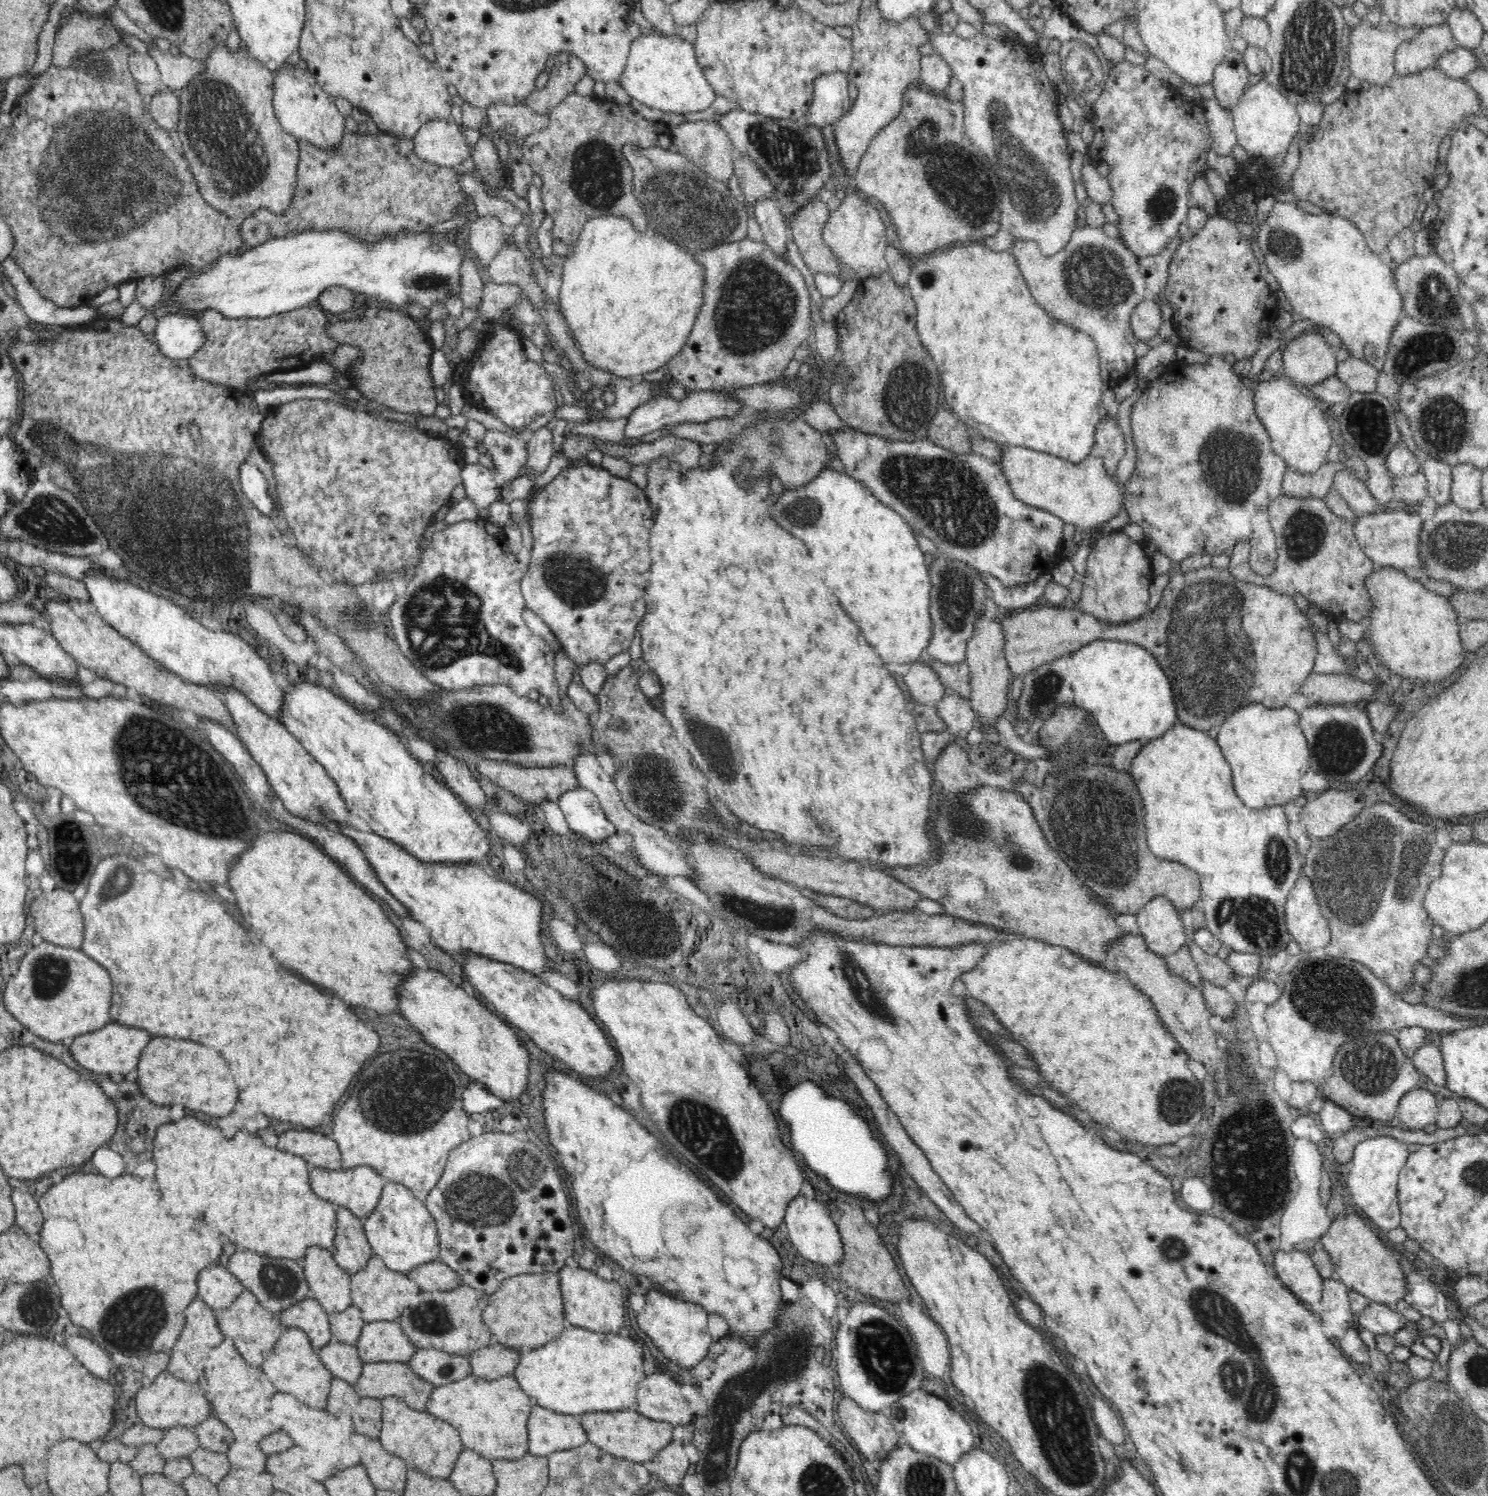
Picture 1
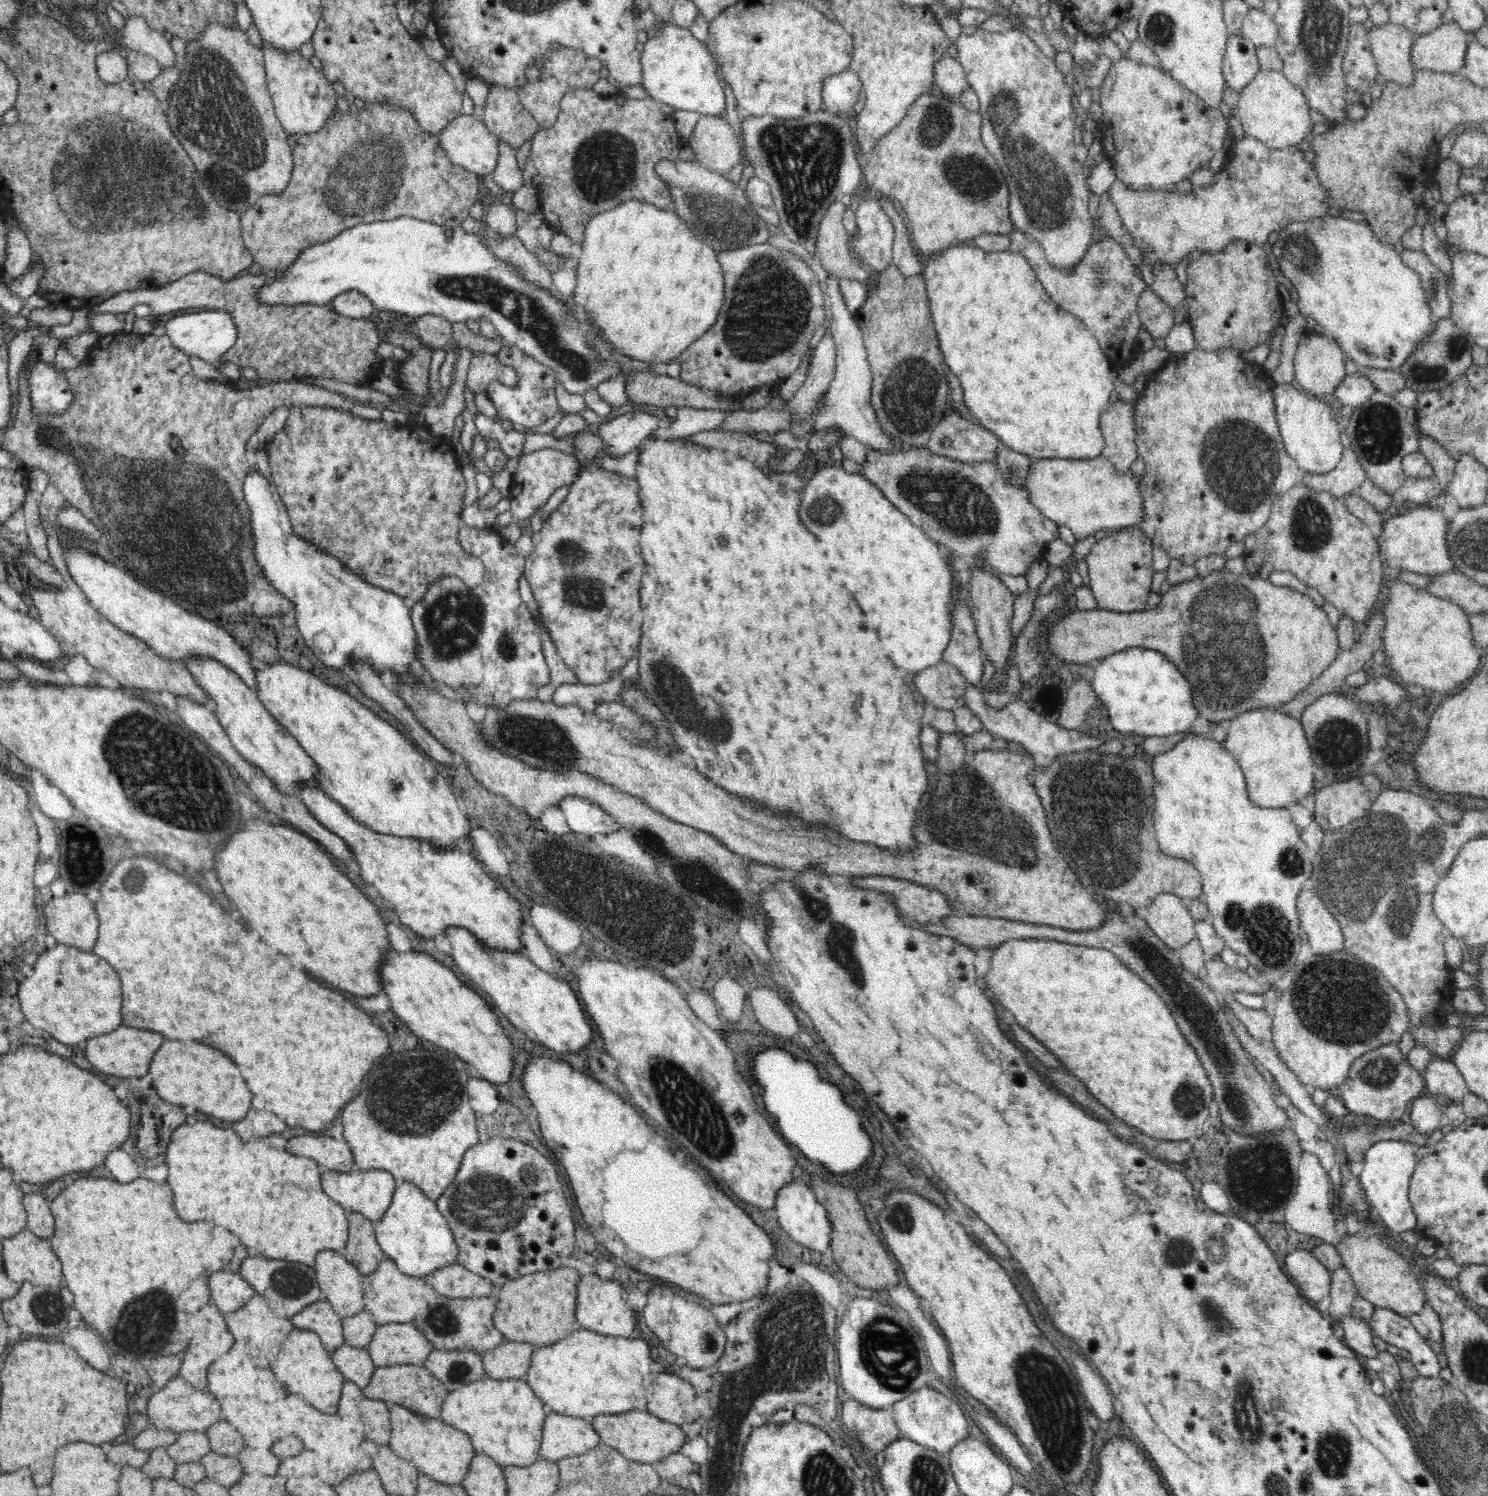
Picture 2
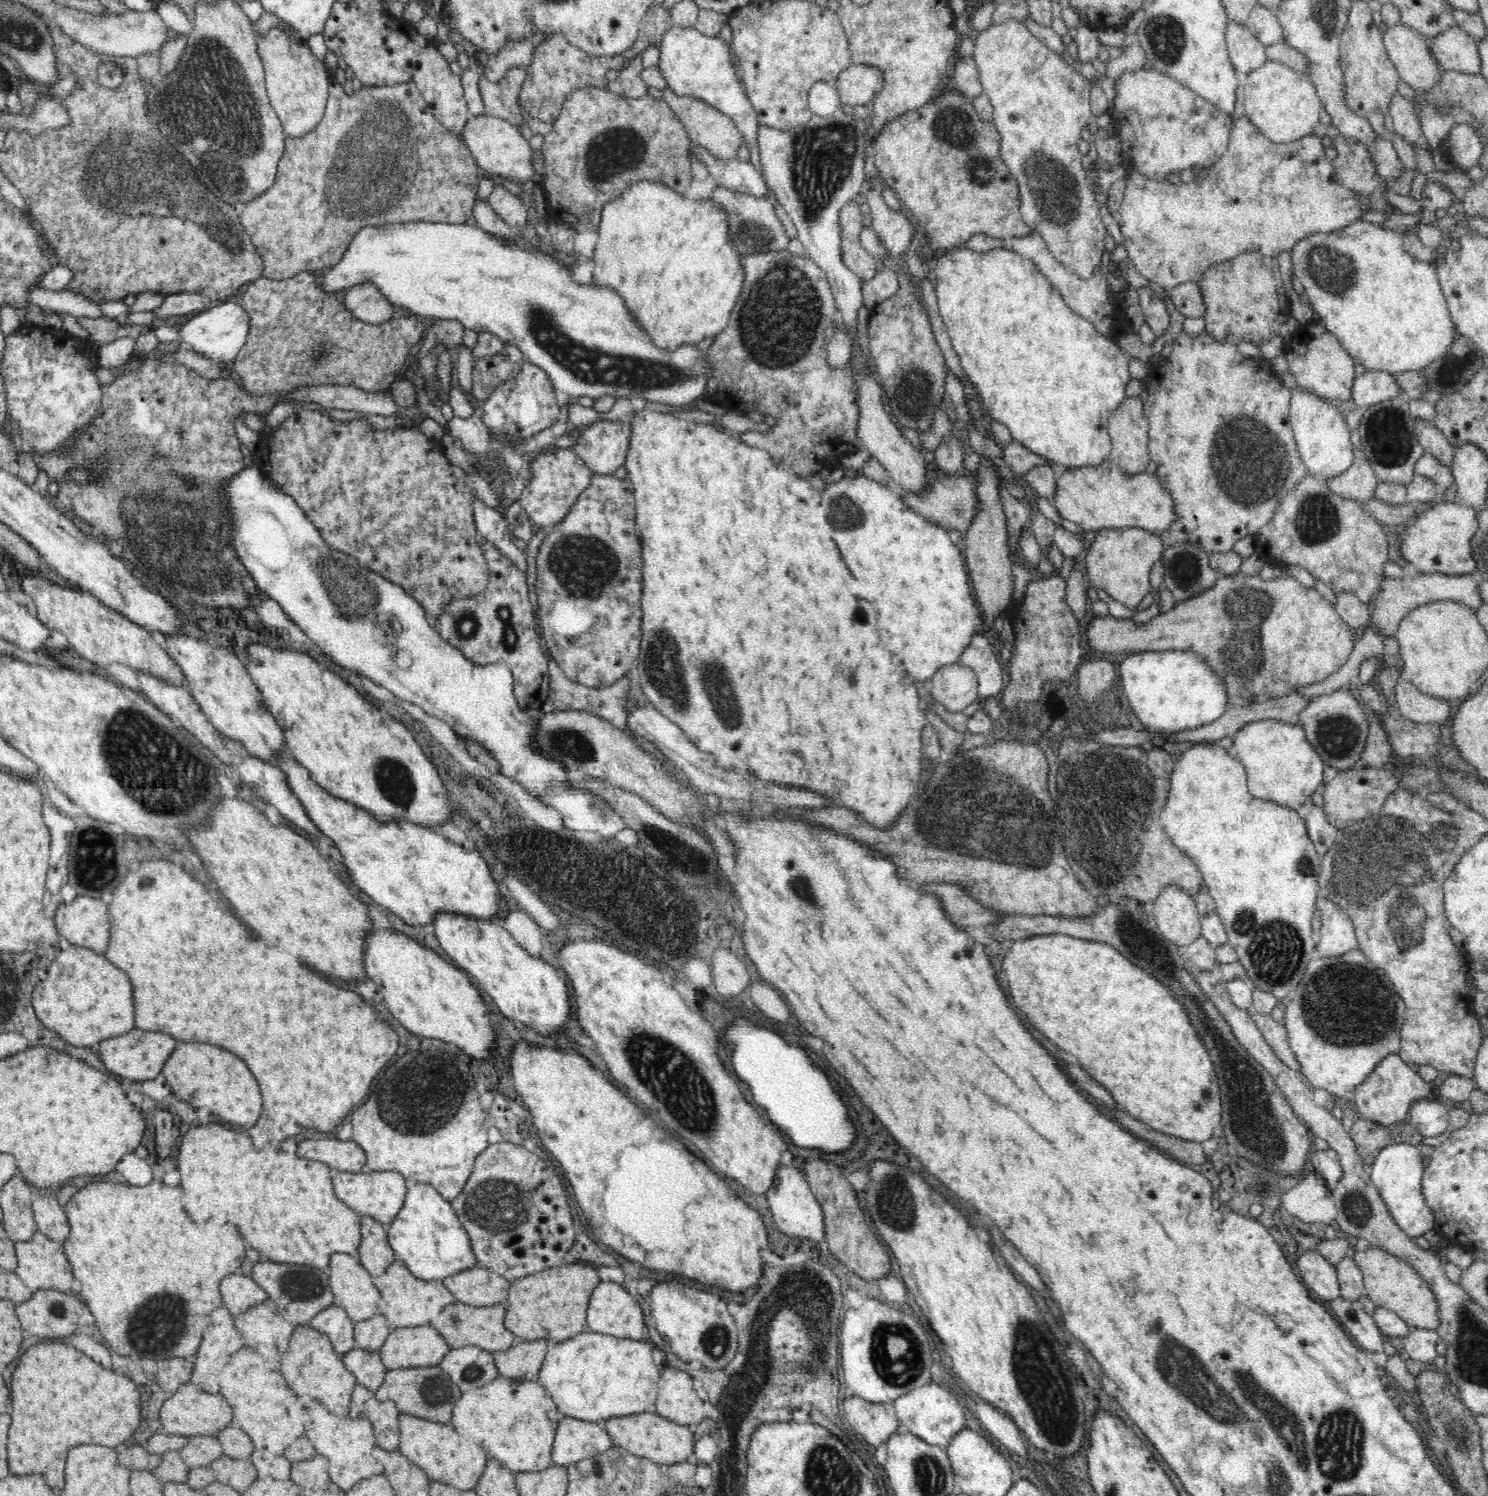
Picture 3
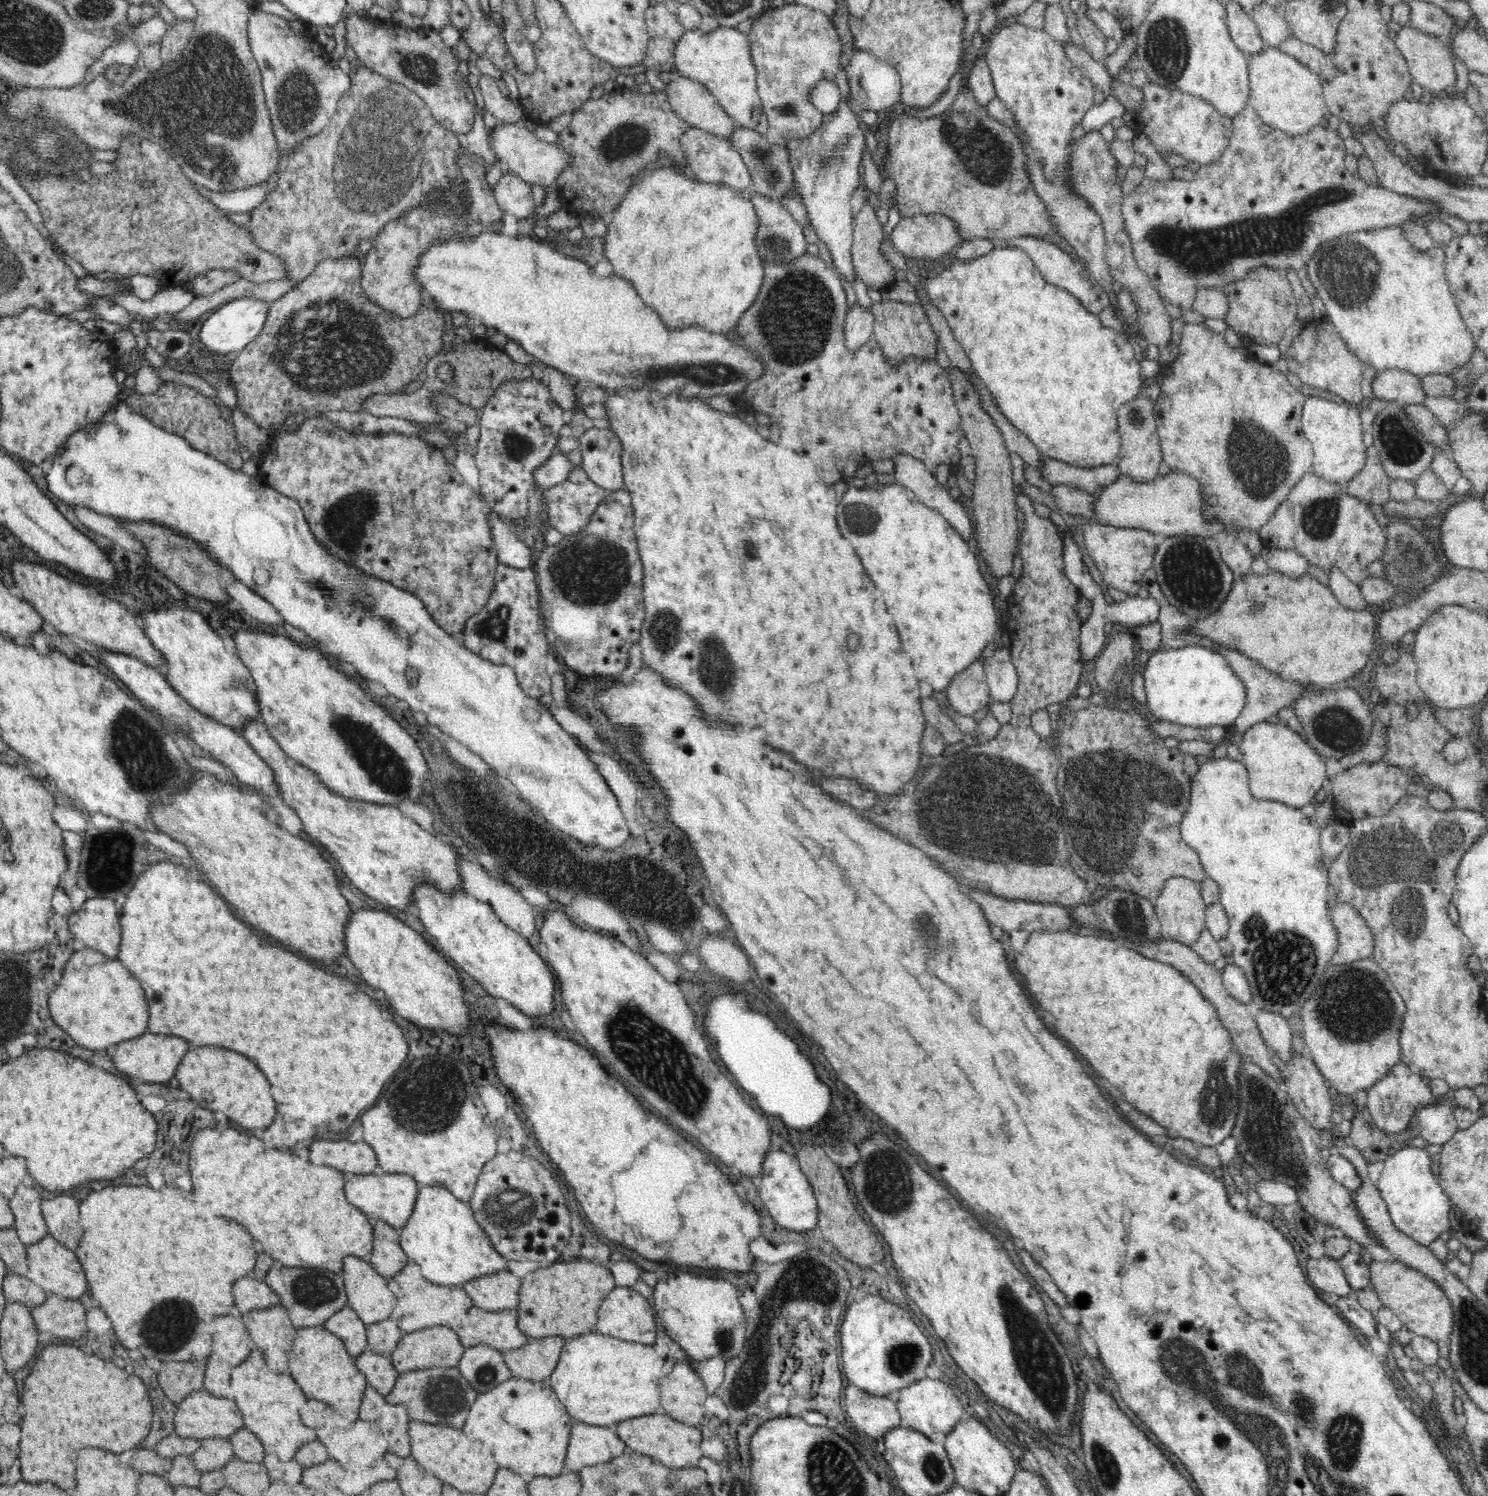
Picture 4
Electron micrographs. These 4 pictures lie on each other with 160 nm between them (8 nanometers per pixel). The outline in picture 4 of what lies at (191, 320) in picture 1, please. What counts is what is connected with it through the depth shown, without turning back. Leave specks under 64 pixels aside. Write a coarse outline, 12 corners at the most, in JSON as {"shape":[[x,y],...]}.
{"shape":[[237,298],[213,310],[199,341],[224,358],[250,344],[270,302]]}

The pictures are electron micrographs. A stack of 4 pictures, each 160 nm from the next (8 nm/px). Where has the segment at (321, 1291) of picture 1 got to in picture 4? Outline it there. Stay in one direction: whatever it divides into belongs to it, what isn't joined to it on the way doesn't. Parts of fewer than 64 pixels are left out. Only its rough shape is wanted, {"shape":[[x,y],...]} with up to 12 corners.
{"shape":[[346,1256],[348,1306],[364,1324],[392,1318],[396,1296],[367,1259]]}

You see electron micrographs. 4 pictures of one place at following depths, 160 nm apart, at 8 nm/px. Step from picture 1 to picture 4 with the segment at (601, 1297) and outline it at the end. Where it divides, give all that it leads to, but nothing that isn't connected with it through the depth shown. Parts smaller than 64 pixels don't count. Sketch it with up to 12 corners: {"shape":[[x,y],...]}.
{"shape":[[615,1288],[601,1301],[594,1331],[655,1346],[646,1298]]}

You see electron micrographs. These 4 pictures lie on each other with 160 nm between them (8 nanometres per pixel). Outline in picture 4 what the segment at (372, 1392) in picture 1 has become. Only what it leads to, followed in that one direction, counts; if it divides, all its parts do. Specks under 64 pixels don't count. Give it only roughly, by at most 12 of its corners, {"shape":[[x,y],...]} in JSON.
{"shape":[[458,1368],[399,1373],[386,1398],[461,1428],[478,1390]]}

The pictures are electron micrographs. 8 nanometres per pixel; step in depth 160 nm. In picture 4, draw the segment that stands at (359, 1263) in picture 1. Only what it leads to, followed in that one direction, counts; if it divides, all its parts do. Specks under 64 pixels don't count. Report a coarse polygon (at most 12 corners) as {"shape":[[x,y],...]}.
{"shape":[[372,1220],[368,1261],[378,1274],[396,1276],[410,1261],[399,1230]]}

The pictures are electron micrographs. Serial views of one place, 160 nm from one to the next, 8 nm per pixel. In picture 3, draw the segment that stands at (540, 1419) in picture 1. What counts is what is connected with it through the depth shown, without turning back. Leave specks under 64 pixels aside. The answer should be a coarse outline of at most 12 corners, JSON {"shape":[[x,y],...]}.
{"shape":[[564,1416],[552,1462],[566,1467],[613,1447],[602,1424]]}

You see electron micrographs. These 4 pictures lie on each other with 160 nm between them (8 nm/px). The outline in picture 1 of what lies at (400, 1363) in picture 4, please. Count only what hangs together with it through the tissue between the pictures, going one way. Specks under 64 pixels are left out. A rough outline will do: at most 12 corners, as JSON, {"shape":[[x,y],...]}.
{"shape":[[398,1321],[365,1322],[364,1364],[408,1363],[418,1349]]}

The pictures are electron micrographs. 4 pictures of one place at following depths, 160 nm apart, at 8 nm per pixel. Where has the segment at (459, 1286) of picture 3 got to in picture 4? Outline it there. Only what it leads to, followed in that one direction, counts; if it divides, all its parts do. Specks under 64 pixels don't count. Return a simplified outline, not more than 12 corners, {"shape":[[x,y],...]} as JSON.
{"shape":[[509,1270],[461,1286],[474,1306],[518,1308],[520,1277]]}

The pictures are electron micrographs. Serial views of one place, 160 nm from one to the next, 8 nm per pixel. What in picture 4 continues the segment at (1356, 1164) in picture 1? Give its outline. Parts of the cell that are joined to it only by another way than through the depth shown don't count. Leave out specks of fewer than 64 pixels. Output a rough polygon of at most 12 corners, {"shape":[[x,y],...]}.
{"shape":[[1422,1148],[1384,1160],[1392,1223],[1426,1245],[1456,1228]]}

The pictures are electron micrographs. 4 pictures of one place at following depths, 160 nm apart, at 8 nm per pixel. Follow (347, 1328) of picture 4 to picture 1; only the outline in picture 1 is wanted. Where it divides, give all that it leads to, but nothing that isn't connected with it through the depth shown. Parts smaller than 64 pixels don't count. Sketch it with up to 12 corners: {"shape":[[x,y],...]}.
{"shape":[[310,1296],[278,1314],[316,1350],[332,1340],[329,1315]]}

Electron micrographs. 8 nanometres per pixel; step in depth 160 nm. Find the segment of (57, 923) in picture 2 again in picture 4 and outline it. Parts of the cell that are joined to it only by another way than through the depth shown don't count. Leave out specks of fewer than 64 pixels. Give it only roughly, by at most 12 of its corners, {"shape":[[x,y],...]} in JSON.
{"shape":[[90,898],[68,930],[116,959],[122,940],[114,900]]}

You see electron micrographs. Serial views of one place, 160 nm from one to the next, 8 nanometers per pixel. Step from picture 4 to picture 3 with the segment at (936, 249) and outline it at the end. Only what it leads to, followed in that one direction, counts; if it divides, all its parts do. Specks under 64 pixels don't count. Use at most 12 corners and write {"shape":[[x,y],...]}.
{"shape":[[881,192],[866,194],[871,229],[894,258],[912,244],[916,226],[891,210]]}

